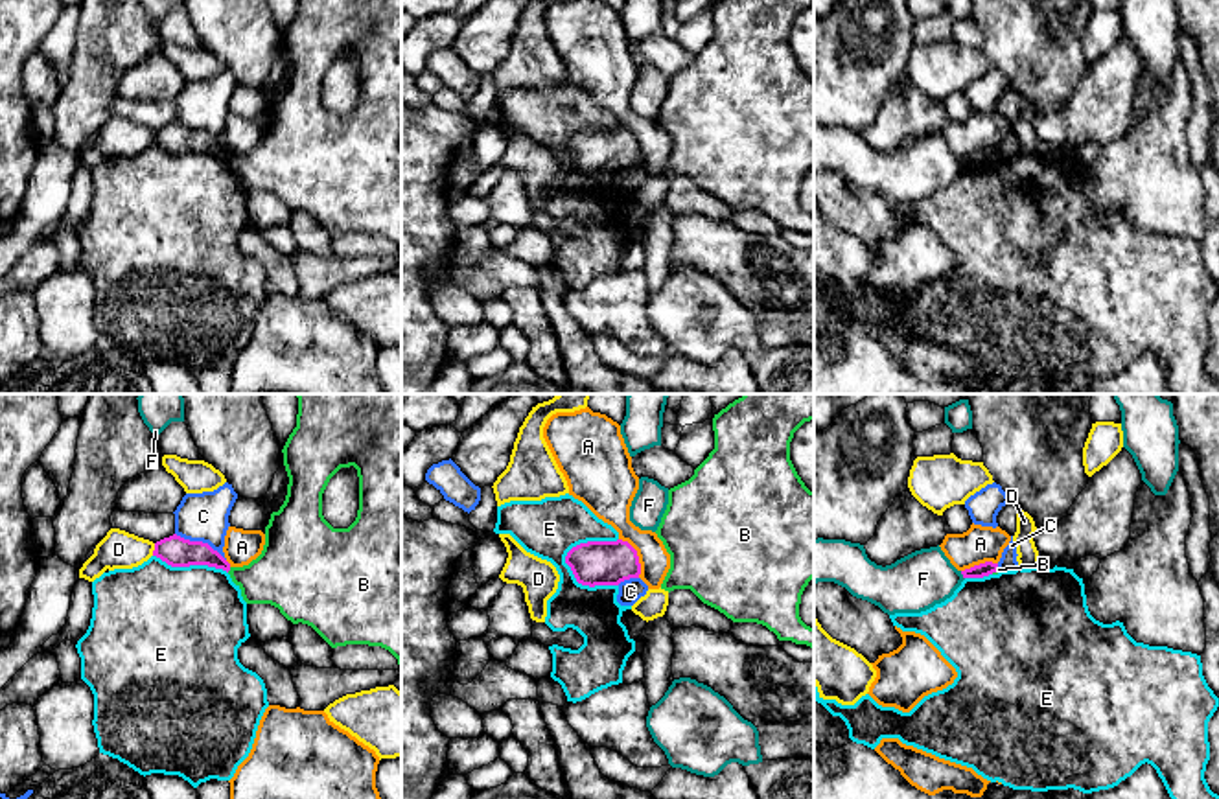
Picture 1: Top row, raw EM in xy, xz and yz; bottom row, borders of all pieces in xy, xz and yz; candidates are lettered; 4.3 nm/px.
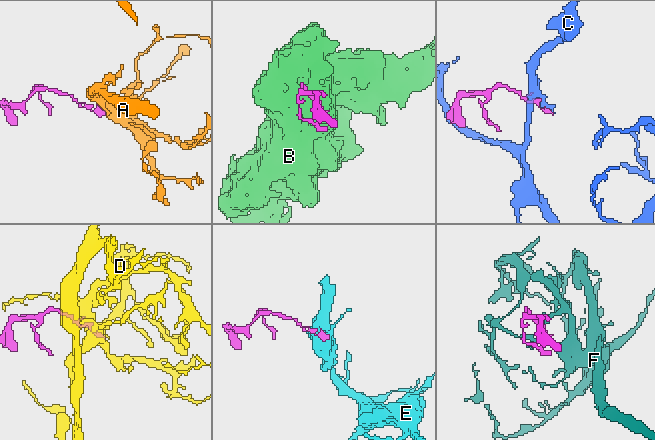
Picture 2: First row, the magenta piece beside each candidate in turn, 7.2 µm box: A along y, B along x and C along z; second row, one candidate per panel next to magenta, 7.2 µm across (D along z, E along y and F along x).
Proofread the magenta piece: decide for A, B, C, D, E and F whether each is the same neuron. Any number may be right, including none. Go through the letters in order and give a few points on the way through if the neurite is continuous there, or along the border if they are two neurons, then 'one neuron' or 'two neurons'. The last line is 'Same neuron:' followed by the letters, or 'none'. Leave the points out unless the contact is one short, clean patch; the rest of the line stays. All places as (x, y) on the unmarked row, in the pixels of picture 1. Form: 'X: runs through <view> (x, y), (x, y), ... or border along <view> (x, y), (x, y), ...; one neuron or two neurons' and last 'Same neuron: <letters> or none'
A: two neurons
B: border along xy (231, 155), (227, 159); two neurons
C: two neurons
D: two neurons
E: two neurons
F: two neurons
Same neuron: none

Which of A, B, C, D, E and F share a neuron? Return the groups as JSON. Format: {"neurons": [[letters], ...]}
{"neurons": [["A"], ["B"], ["C"], ["D"], ["E"], ["F"]]}

